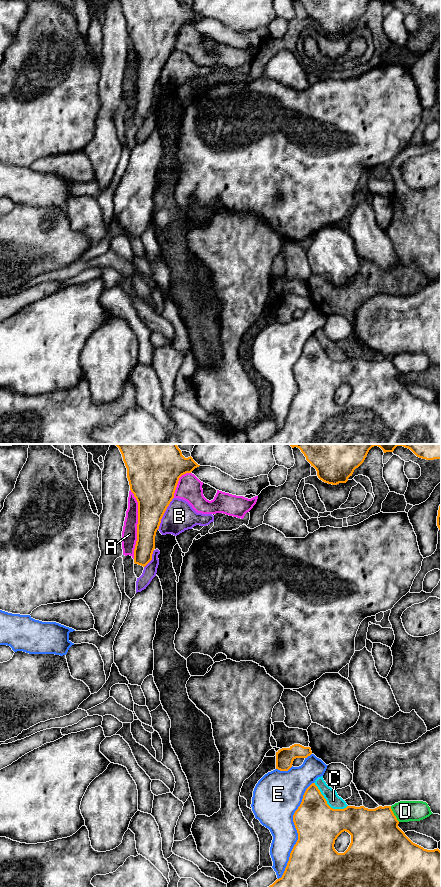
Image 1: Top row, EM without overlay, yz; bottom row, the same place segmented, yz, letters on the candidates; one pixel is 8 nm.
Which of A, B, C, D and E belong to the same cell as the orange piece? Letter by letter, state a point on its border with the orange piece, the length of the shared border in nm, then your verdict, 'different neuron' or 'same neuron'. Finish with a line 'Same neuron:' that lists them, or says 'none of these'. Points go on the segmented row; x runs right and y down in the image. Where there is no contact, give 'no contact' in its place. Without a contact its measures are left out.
A: yz (137, 524) | 550 nm | different neuron
B: yz (164, 512) | 300 nm | different neuron
C: yz (326, 803) | 340 nm | different neuron
D: yz (393, 814) | 150 nm | different neuron
E: yz (297, 831) | 850 nm | different neuron
Same neuron: none of these

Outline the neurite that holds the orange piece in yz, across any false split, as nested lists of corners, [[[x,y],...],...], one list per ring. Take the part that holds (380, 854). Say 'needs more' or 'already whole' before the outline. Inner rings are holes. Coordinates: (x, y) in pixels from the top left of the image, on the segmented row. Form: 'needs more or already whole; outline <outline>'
already whole; outline [[[312,783],[293,815],[293,822],[298,840],[282,877],[269,887],[441,887],[441,851],[438,848],[427,850],[413,843],[398,827],[399,821],[391,806],[333,809]],[[344,831],[351,835],[351,843],[344,853],[338,853],[334,848],[335,840]]]

